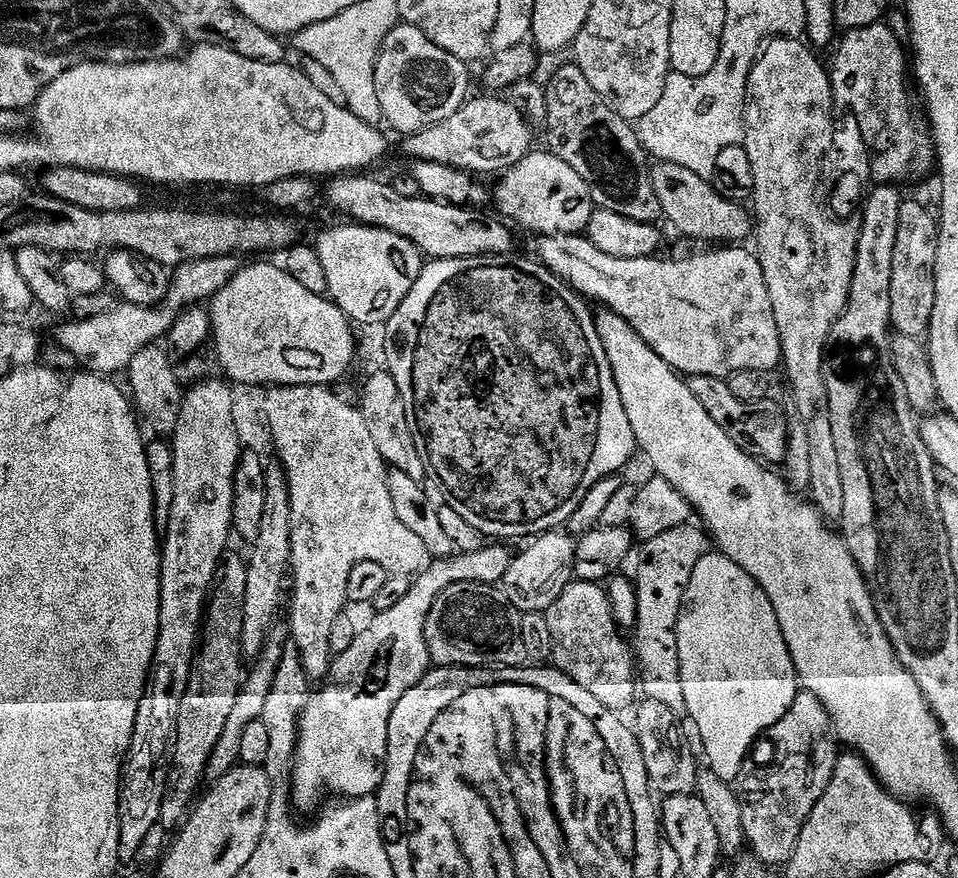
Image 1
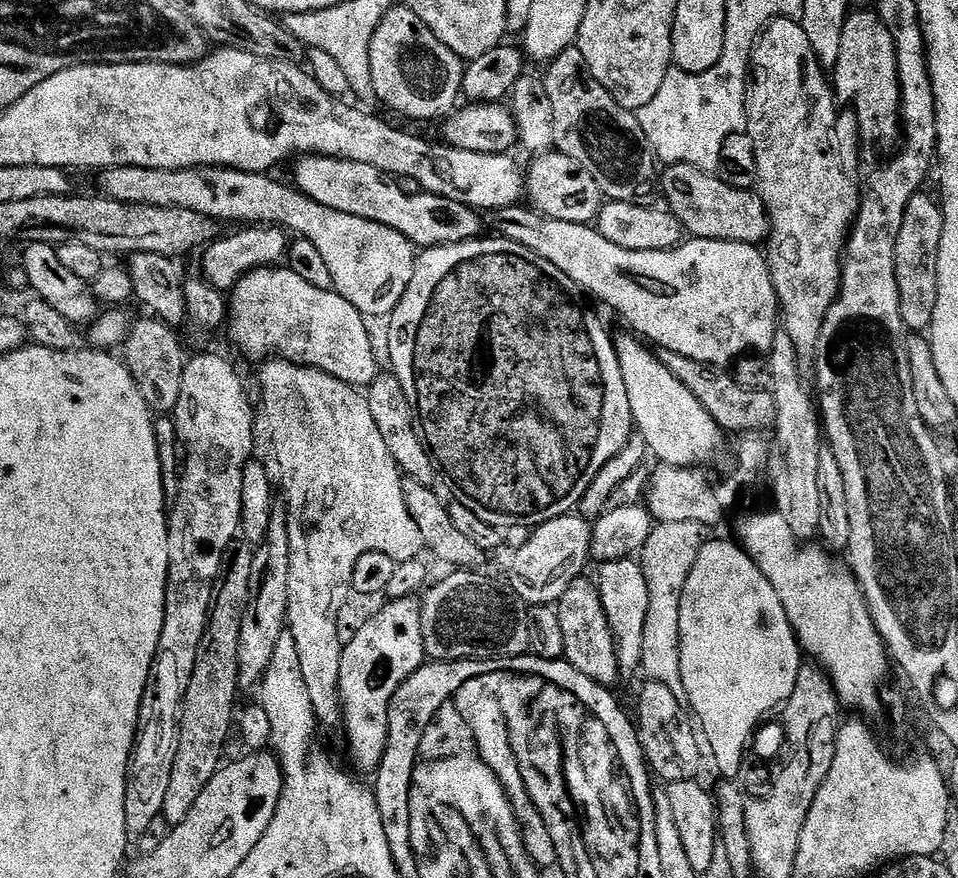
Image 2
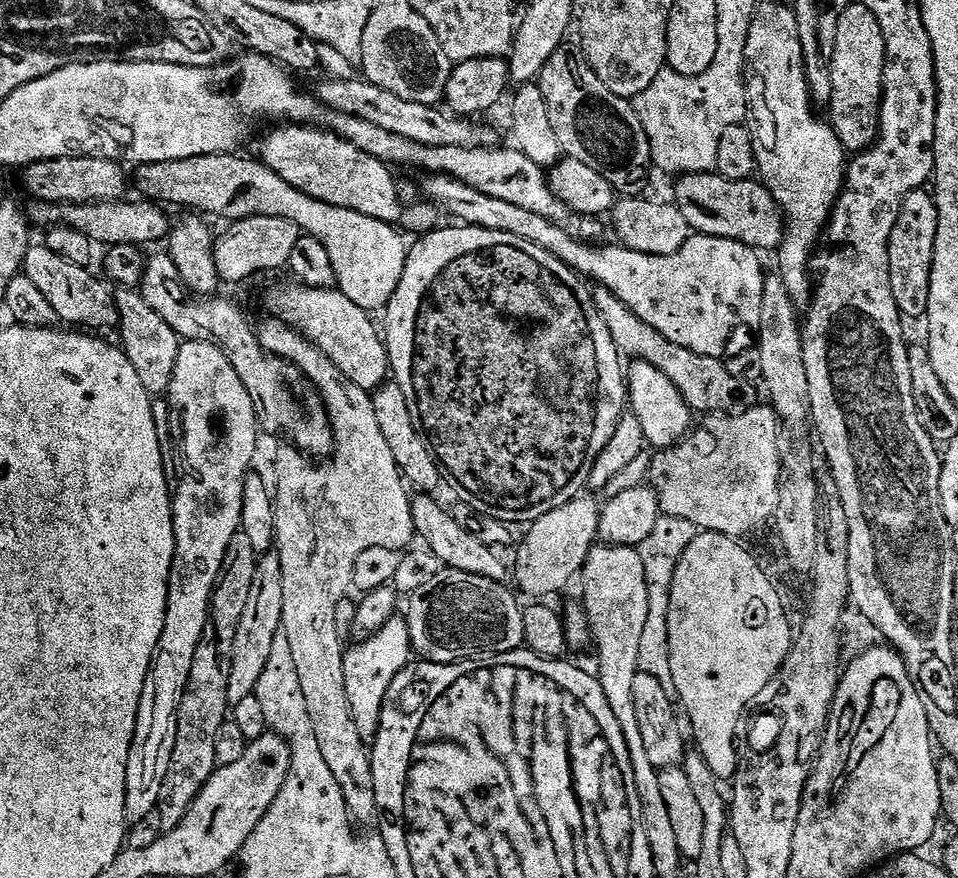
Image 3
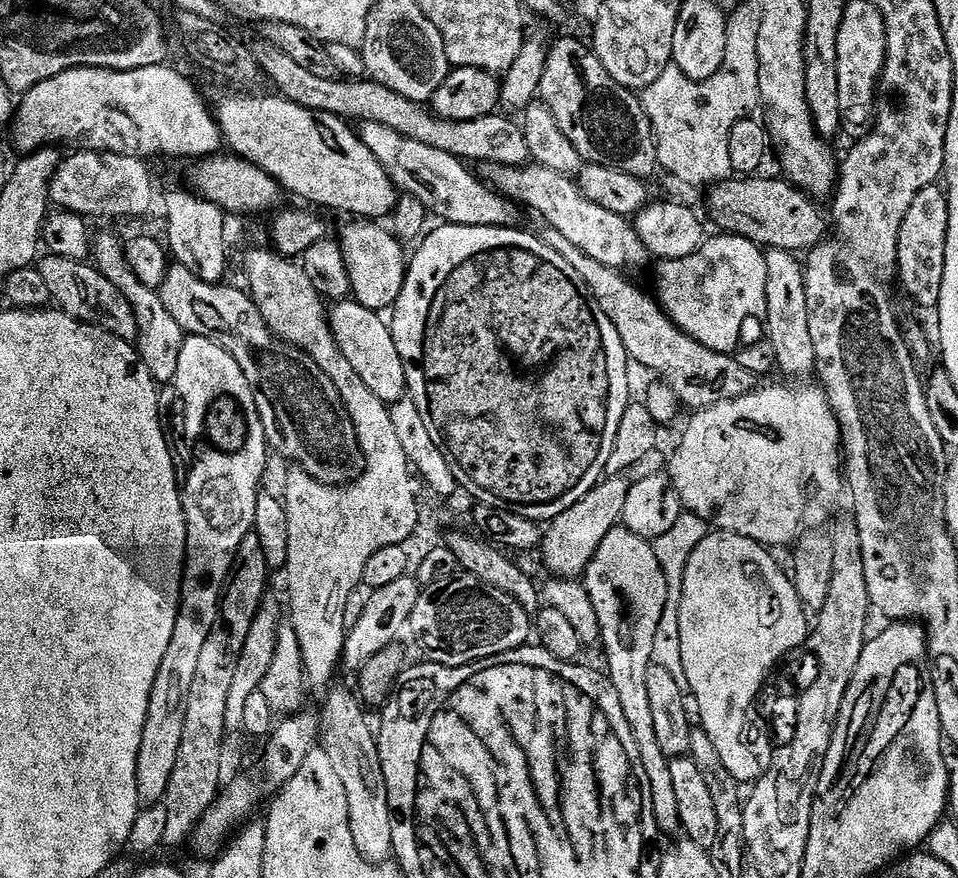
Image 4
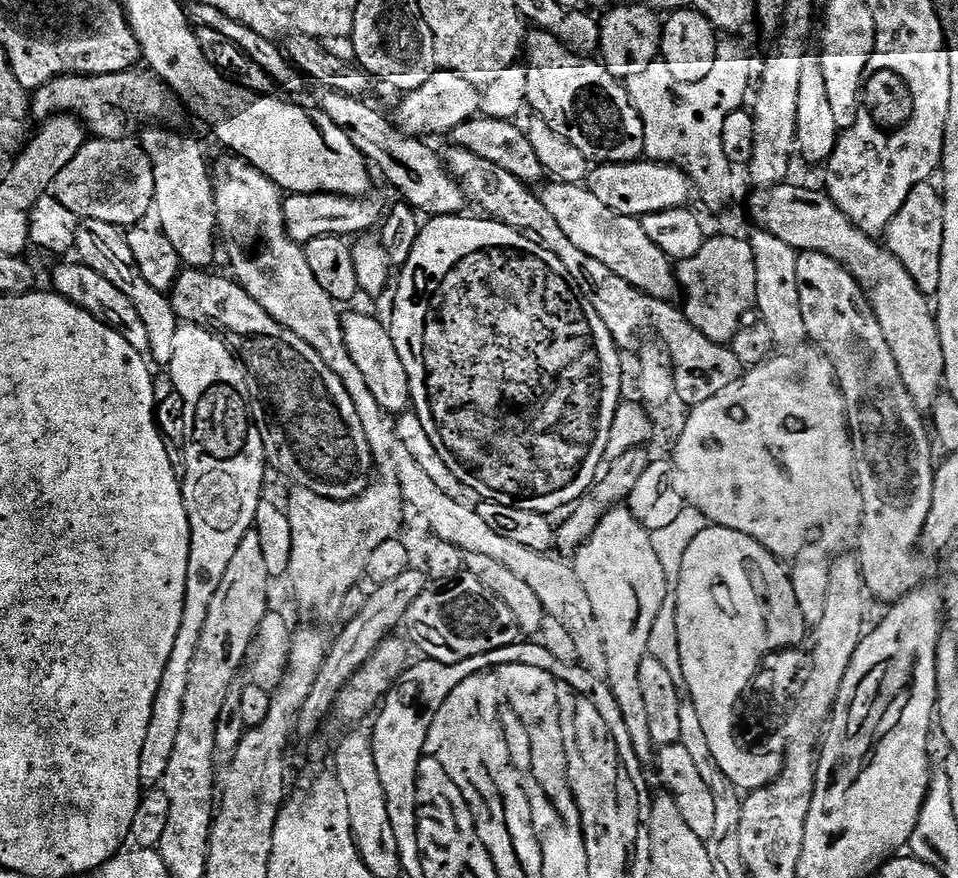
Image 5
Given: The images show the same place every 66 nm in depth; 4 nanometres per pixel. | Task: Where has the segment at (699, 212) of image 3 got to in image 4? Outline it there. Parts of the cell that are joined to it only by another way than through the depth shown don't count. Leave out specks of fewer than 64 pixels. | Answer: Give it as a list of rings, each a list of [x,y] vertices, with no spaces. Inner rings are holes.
[[[729,178],[727,180],[721,180],[719,184],[711,185],[707,189],[708,192],[708,216],[717,224],[719,231],[721,233],[730,235],[730,236],[741,236],[746,238],[750,242],[759,244],[761,248],[767,250],[770,248],[777,248],[778,250],[786,250],[787,252],[793,254],[804,254],[815,247],[816,244],[821,243],[825,239],[826,232],[824,232],[824,220],[826,224],[826,216],[820,213],[820,208],[811,197],[805,195],[793,184],[789,184],[787,179],[779,178],[780,180],[760,180],[761,178]]]

